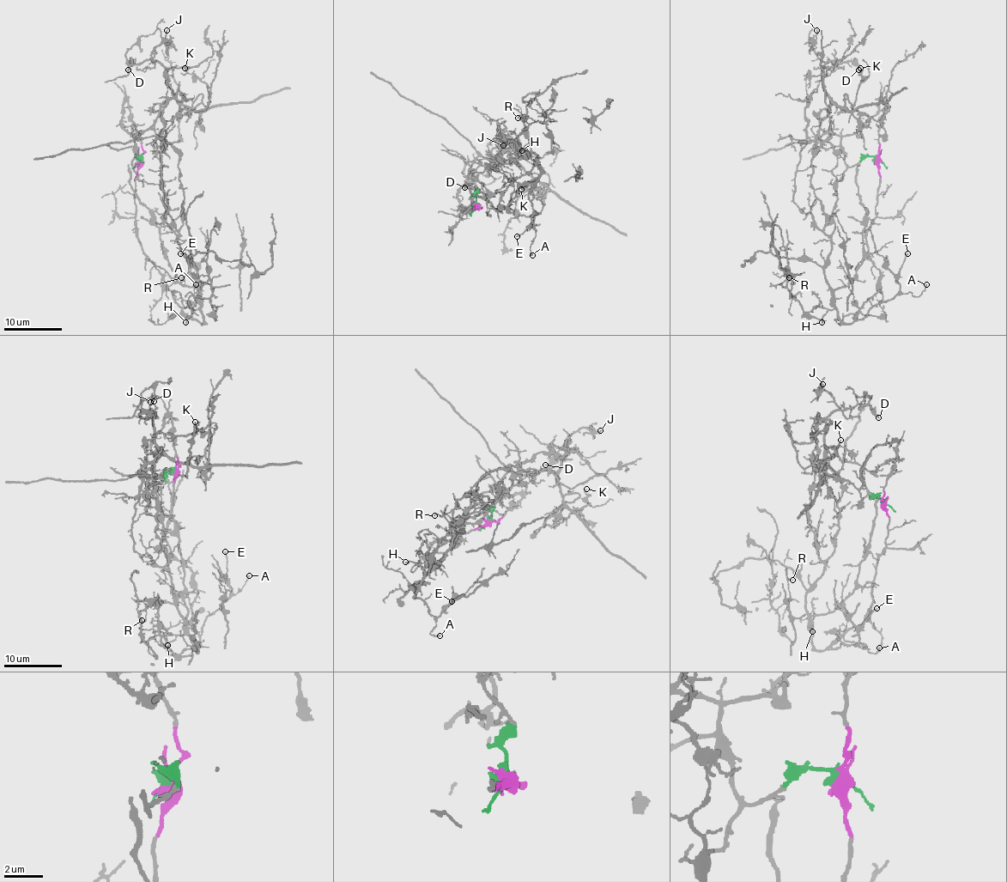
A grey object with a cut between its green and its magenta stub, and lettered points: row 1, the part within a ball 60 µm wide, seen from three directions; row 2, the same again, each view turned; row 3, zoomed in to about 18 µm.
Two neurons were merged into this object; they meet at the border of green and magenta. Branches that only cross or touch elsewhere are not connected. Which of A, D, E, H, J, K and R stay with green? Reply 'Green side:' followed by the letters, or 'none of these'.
Green side: D, J, K

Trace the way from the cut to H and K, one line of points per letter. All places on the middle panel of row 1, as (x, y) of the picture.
H: (475, 204), (471, 209), (475, 195), (494, 208), (506, 208), (522, 185), (538, 179), (539, 168), (522, 150)
K: (475, 204), (477, 189), (469, 173), (479, 155), (517, 161), (545, 185), (530, 193), (526, 189), (521, 189)

